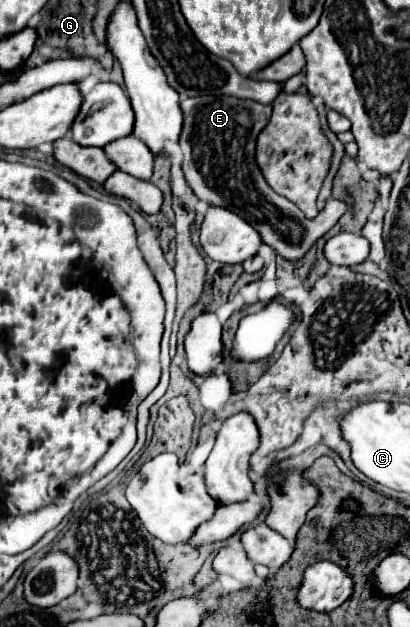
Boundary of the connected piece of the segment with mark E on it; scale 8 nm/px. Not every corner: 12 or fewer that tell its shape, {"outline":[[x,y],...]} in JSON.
{"outline":[[229,95],[183,99],[183,173],[285,259],[349,209],[311,221],[255,161],[271,111]]}

